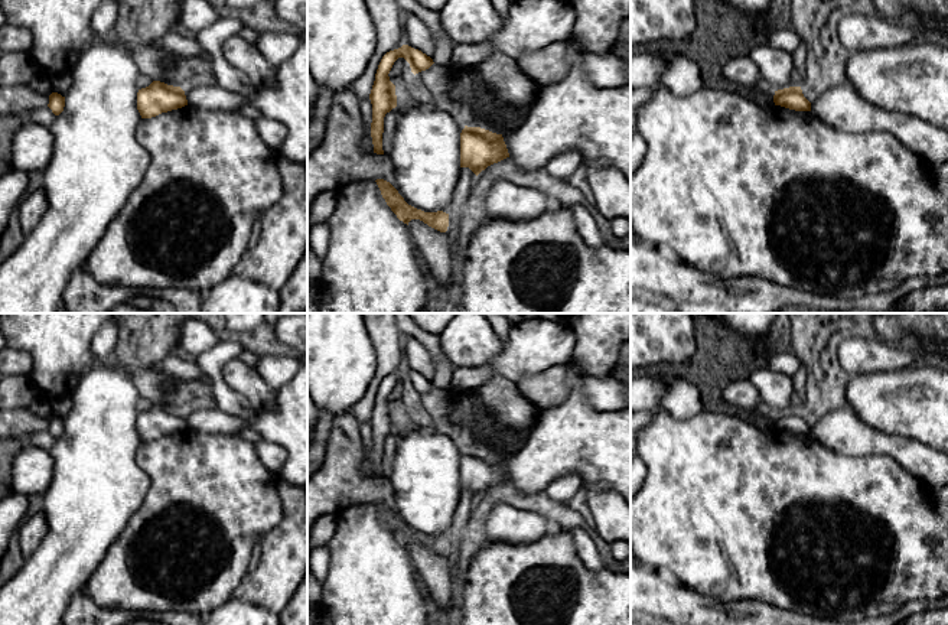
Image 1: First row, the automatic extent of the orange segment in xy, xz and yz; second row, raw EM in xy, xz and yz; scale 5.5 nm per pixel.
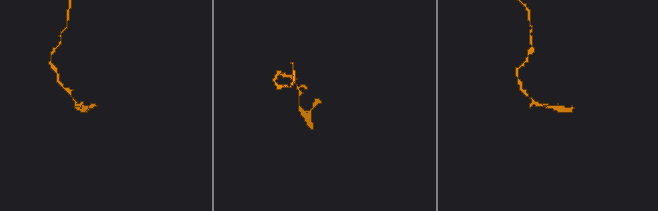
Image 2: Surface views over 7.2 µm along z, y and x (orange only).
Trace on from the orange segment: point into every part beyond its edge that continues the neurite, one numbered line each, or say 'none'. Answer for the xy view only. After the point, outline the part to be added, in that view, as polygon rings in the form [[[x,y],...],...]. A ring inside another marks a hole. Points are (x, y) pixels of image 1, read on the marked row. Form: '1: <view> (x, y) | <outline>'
none

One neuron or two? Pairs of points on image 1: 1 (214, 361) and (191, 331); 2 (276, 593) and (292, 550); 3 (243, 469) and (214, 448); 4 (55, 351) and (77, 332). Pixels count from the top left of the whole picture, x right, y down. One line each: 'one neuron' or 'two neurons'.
1: two neurons
2: one neuron
3: one neuron
4: one neuron

